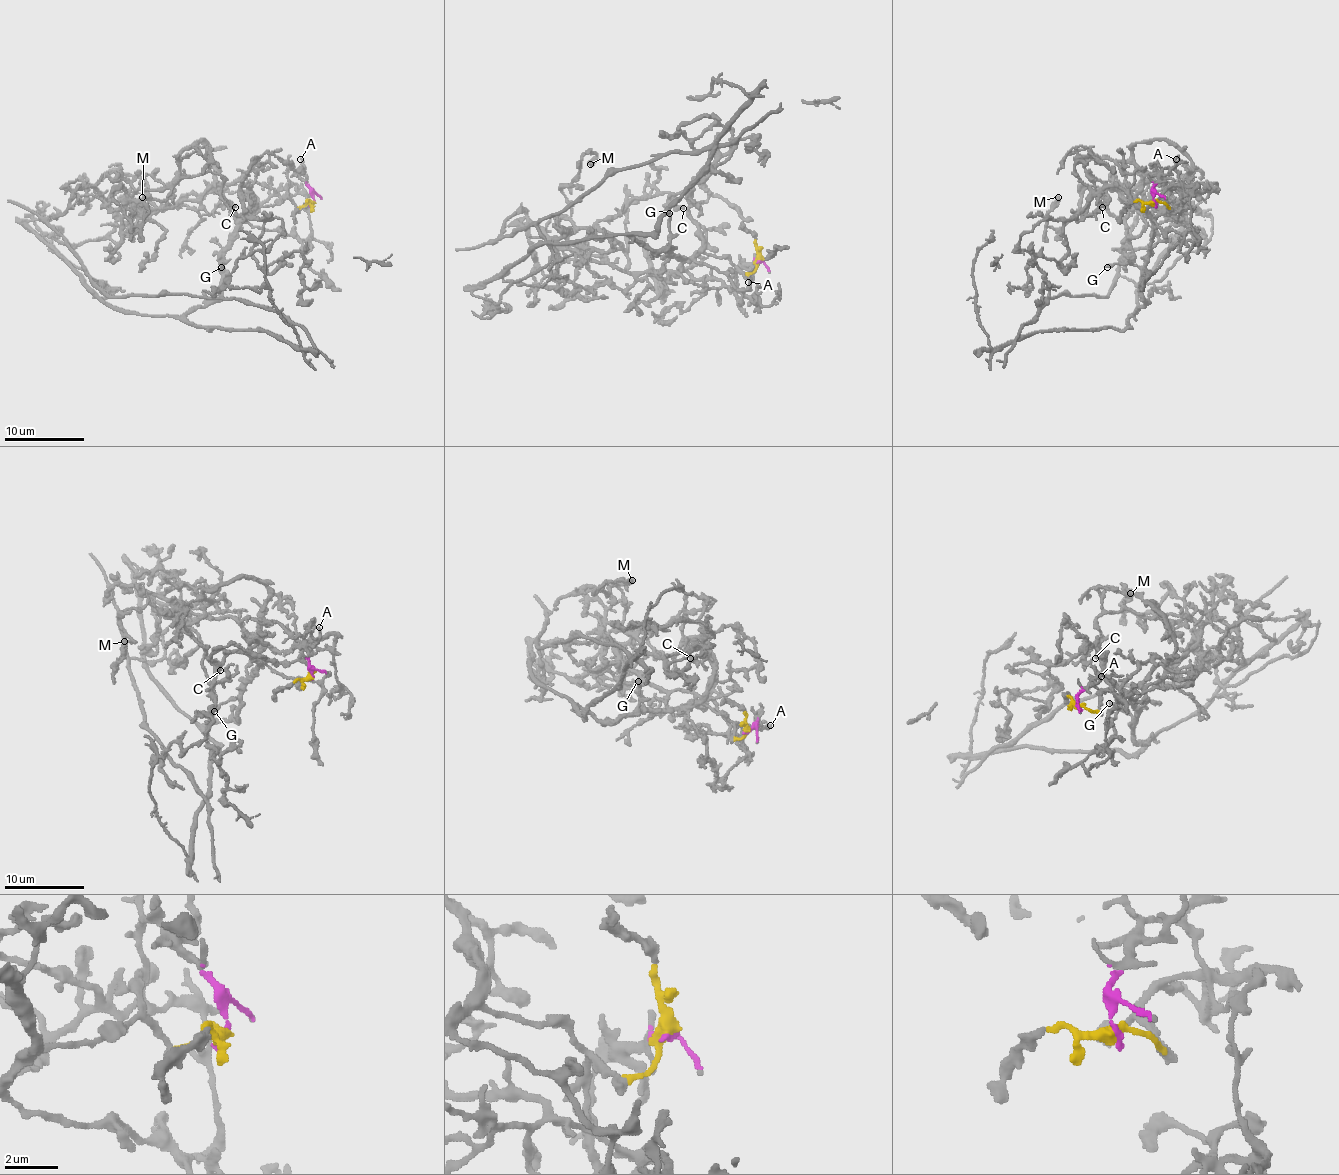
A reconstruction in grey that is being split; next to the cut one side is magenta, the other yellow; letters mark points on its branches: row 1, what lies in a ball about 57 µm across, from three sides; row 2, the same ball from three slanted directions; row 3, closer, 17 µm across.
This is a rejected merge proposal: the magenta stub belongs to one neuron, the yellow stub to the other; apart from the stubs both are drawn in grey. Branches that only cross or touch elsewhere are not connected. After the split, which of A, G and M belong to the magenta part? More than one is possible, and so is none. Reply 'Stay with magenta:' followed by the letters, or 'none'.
Stay with magenta: A

